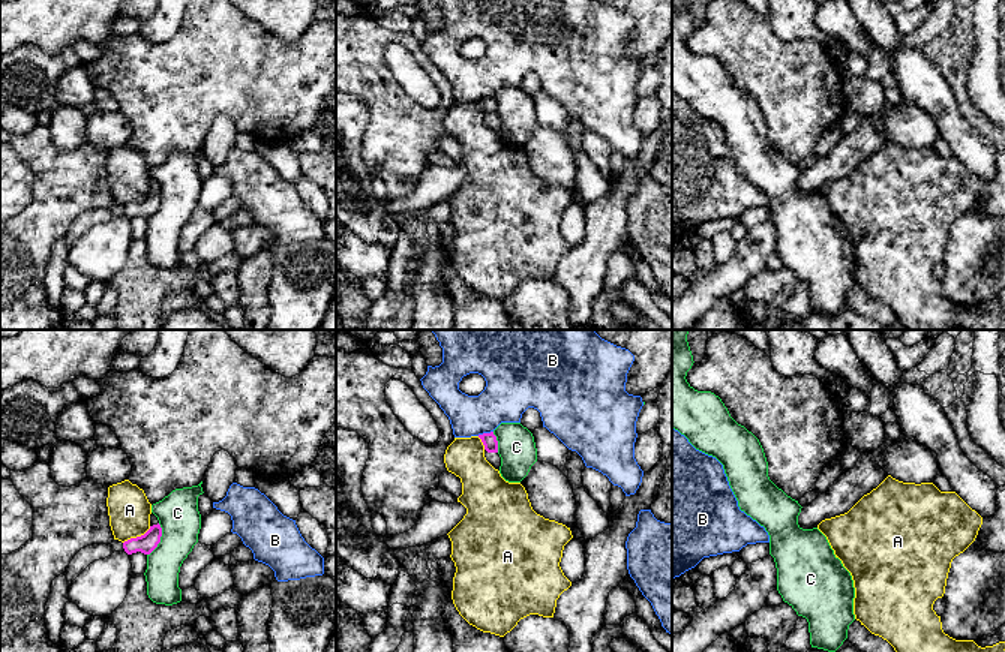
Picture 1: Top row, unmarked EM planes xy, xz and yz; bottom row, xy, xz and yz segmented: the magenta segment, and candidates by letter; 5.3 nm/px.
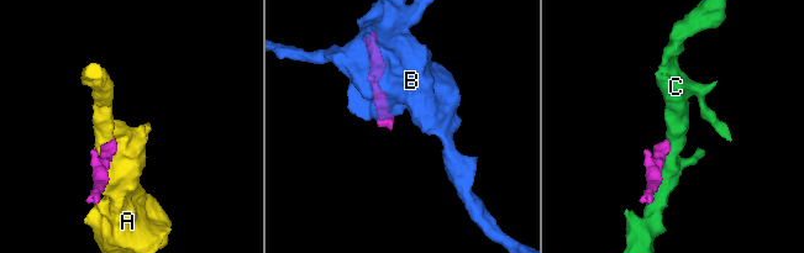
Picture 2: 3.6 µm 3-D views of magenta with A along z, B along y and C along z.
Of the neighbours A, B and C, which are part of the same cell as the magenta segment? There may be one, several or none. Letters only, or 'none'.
none

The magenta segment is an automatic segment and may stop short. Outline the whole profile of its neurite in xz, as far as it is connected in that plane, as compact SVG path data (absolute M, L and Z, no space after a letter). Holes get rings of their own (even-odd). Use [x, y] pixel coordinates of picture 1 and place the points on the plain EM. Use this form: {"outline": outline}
{"outline": "M494 96L490 97L483 97L478 99L478 102L482 103L483 109L484 109L484 121L486 124L500 135L501 130L501 121L498 118L498 105L496 100L494 99Z"}

